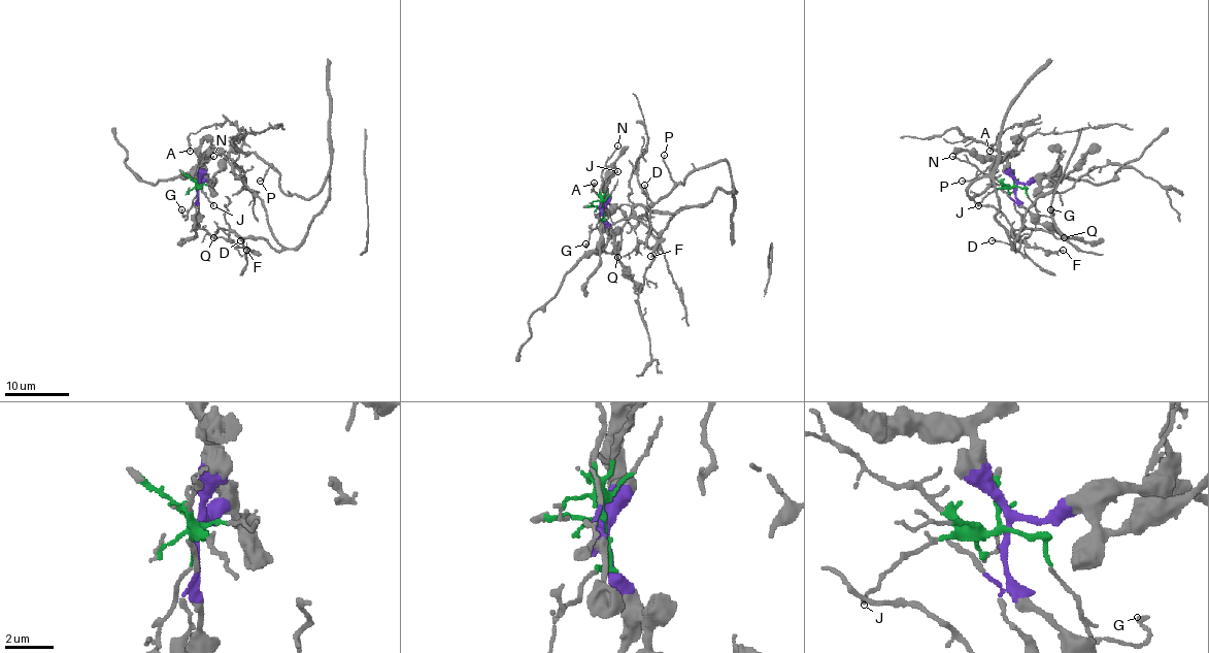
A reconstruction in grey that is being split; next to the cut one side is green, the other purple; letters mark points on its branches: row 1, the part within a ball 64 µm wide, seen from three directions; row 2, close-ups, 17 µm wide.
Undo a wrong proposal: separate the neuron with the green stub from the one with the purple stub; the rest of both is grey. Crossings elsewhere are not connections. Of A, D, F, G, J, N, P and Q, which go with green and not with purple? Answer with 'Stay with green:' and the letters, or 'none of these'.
Stay with green: G, J, N

